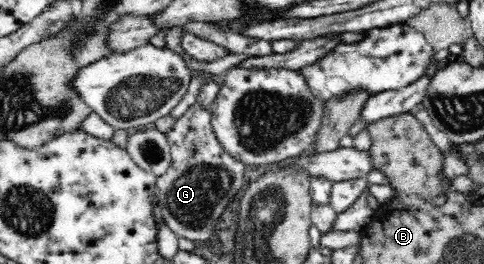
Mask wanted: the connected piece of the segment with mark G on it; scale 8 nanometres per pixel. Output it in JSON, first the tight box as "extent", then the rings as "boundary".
{"extent":[156,80,250,247],"boundary":[[[214,80],[205,83],[196,98],[196,103],[190,106],[180,119],[176,120],[174,127],[166,133],[166,138],[171,150],[170,167],[164,175],[157,177],[156,188],[158,205],[161,209],[165,224],[180,238],[202,241],[212,247],[214,243],[214,227],[220,219],[226,205],[233,200],[234,195],[242,190],[244,177],[250,169],[248,165],[232,158],[216,140],[216,134],[212,130],[212,105],[219,92],[219,84]]]}

